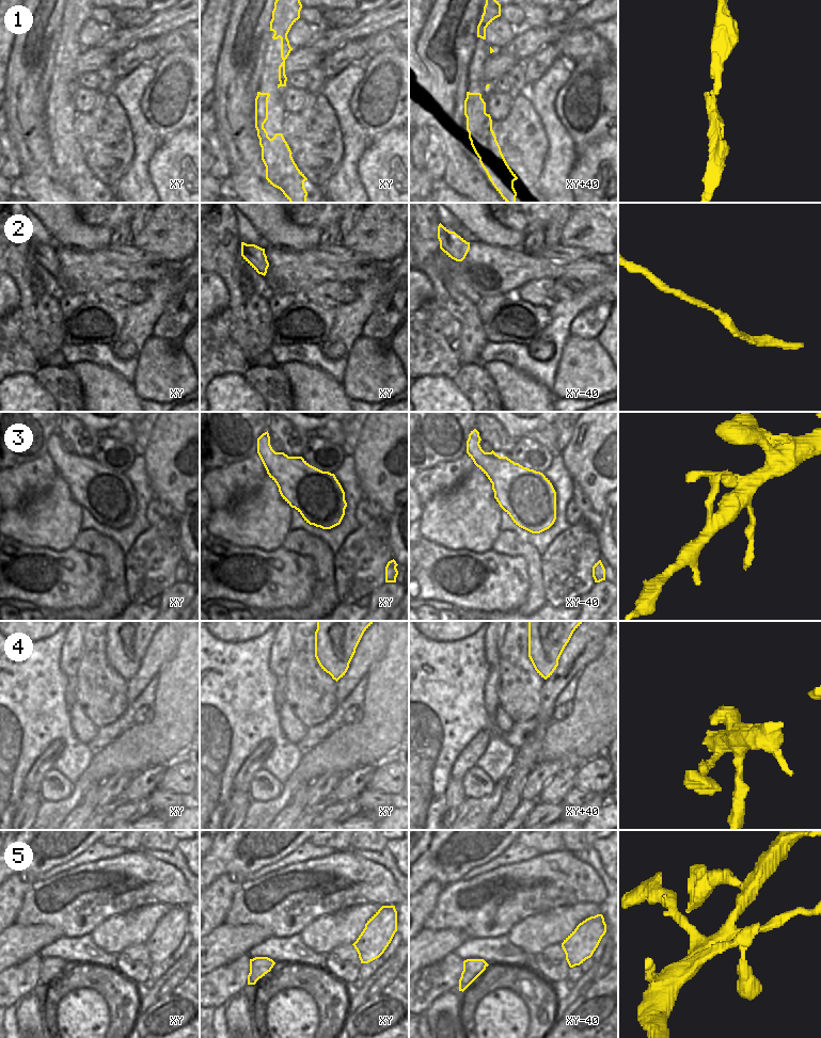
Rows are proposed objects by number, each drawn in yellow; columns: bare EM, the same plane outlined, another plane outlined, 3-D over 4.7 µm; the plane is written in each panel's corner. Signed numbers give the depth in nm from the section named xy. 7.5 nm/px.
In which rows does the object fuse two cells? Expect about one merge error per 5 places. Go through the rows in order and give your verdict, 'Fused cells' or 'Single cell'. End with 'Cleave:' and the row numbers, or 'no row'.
1: Single cell
2: Single cell
3: Single cell
4: Single cell
5: Single cell
Cleave: no row

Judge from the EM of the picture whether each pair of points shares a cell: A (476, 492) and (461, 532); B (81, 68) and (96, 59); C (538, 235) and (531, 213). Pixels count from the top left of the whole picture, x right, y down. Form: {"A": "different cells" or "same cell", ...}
{"A": "same cell", "B": "same cell", "C": "different cells"}

